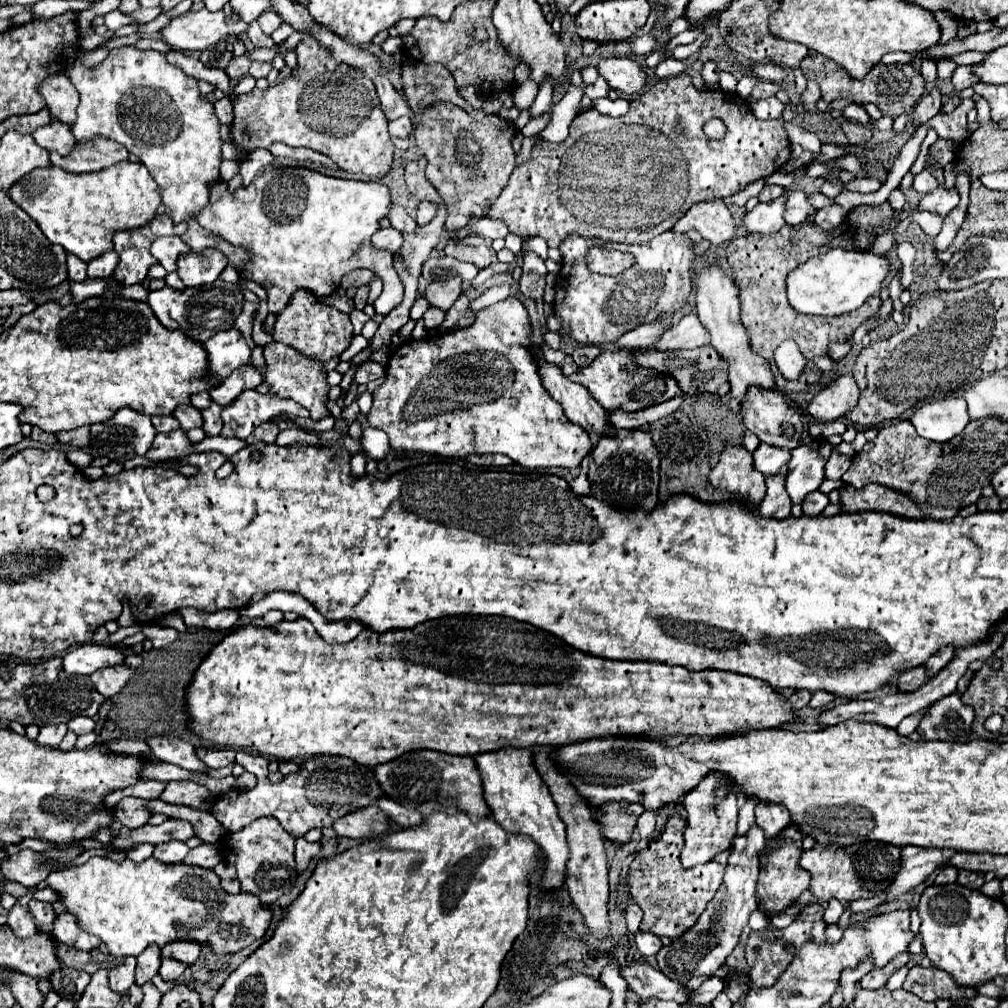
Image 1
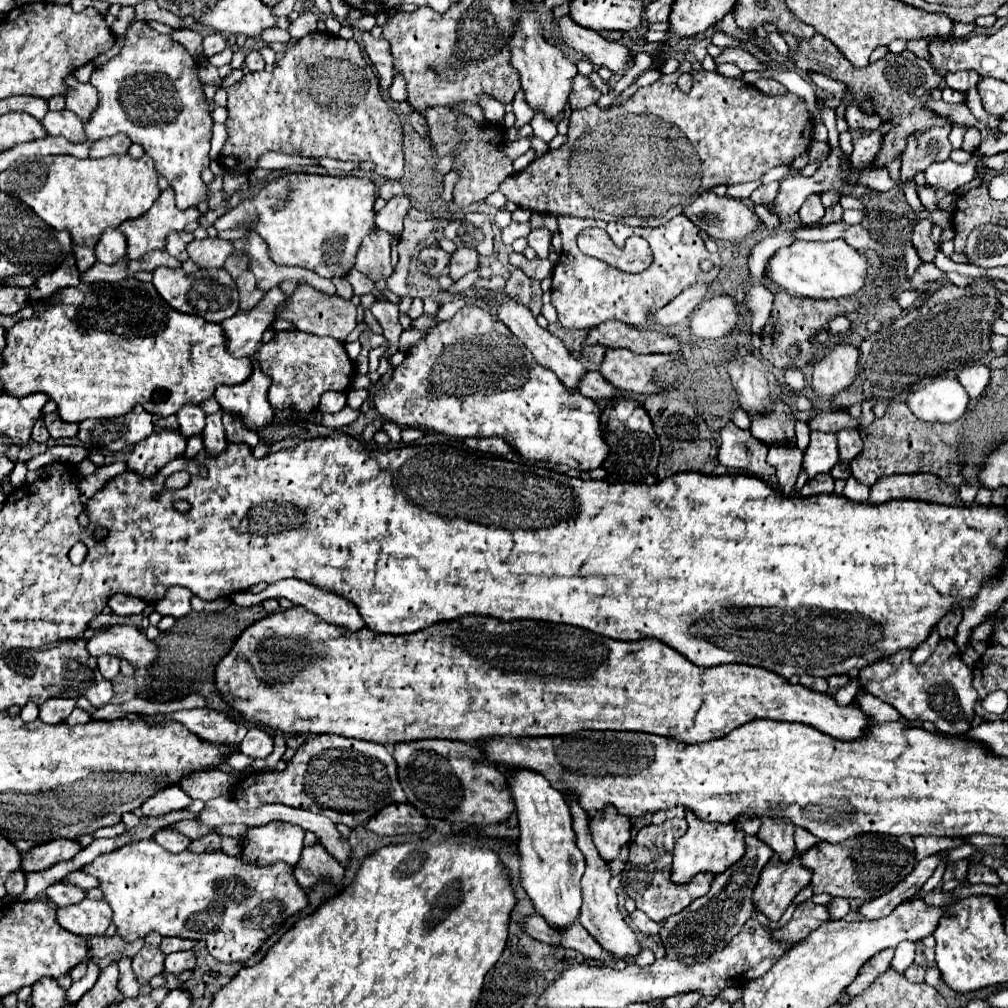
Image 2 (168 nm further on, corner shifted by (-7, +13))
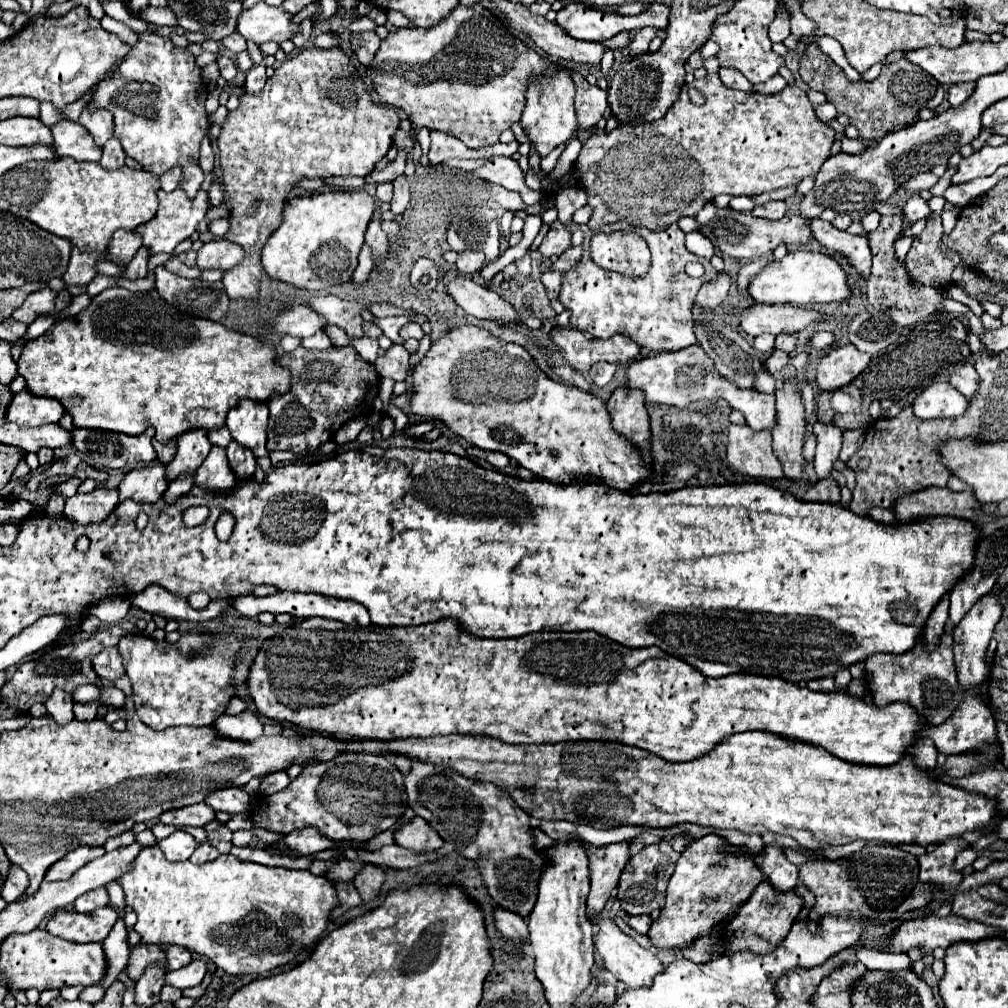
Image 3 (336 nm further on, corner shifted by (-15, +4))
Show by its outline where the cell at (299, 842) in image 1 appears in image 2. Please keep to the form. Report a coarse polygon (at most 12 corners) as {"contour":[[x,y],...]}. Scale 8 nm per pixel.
{"contour":[[322,844],[302,850],[294,876],[304,890],[340,884],[344,868]]}

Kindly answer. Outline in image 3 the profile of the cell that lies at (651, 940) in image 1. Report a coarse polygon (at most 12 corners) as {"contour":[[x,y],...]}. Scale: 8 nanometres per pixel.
{"contour":[[650,915],[630,917],[628,925],[646,935],[652,927]]}

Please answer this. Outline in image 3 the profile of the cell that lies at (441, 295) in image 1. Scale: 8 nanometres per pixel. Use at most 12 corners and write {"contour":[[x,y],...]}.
{"contour":[[464,251],[456,267],[462,275],[472,277],[484,265],[482,251]]}

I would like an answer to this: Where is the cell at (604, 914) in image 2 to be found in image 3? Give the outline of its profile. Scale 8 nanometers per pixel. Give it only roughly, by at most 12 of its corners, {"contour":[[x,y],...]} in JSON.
{"contour":[[596,917],[596,953],[628,987],[652,983],[664,965],[614,919]]}

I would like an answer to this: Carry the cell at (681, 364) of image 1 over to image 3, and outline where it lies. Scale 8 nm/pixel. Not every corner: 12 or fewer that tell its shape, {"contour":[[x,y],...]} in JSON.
{"contour":[[552,329],[552,341],[580,373],[594,363],[628,363],[640,347],[628,335],[588,339]]}

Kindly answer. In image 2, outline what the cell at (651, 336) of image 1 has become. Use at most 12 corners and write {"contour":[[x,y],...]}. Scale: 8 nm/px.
{"contour":[[708,284],[684,288],[654,314],[660,326],[684,322],[704,300]]}

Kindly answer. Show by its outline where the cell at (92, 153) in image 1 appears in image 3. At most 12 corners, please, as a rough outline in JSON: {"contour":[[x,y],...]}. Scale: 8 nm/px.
{"contour":[[116,137],[102,147],[104,169],[124,167],[126,151]]}

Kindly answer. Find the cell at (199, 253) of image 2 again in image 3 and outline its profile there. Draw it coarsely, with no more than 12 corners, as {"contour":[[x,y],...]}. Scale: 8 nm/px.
{"contour":[[226,239],[204,243],[198,267],[228,271],[244,257],[240,245]]}

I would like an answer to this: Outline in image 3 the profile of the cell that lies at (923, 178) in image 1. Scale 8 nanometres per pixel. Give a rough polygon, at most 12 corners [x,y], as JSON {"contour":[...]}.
{"contour":[[941,213],[929,215],[904,261],[922,285],[952,281],[954,263],[938,247]]}

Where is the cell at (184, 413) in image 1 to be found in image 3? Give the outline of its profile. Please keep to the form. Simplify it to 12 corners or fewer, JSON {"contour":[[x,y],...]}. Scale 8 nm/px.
{"contour":[[192,429],[178,437],[168,481],[196,473],[210,453],[208,433]]}

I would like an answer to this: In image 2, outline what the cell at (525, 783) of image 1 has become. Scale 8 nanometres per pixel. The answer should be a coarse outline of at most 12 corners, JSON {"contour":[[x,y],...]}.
{"contour":[[532,770],[508,774],[520,884],[564,930],[580,914],[584,856],[570,808]]}

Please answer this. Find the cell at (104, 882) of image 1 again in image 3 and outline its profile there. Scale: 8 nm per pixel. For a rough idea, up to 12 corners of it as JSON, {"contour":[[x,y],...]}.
{"contour":[[142,849],[118,877],[142,943],[230,975],[290,963],[324,875]]}

